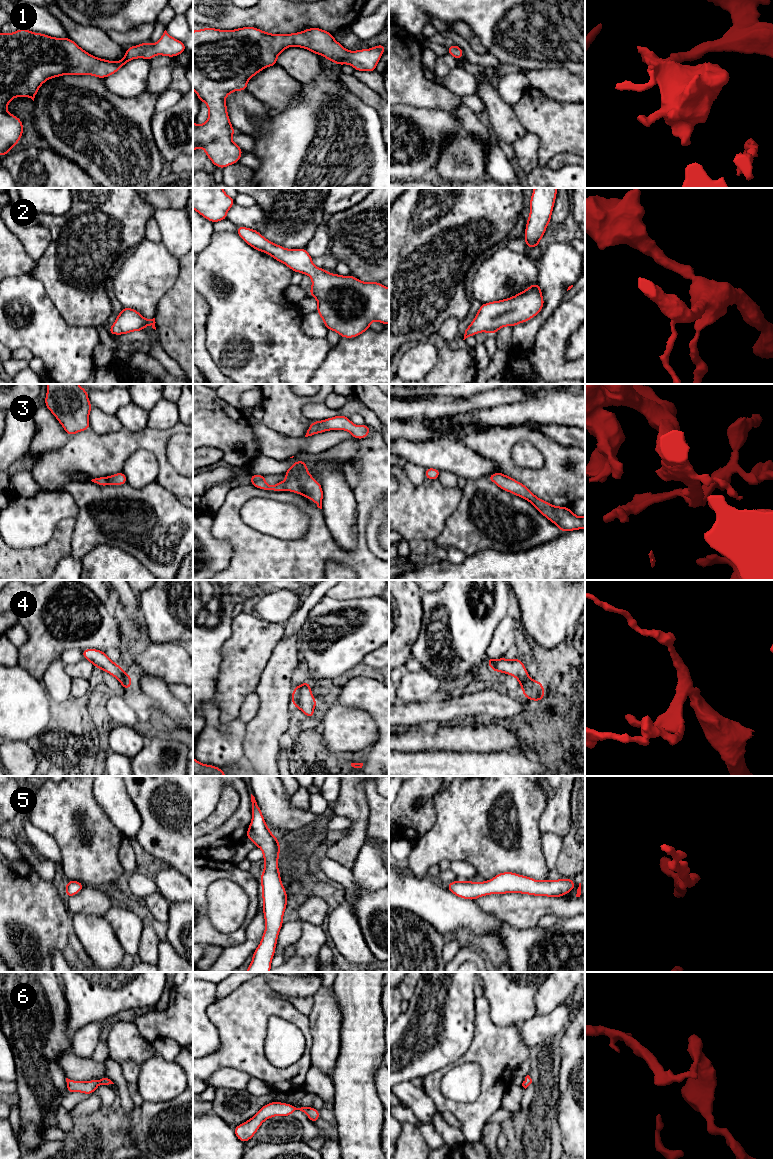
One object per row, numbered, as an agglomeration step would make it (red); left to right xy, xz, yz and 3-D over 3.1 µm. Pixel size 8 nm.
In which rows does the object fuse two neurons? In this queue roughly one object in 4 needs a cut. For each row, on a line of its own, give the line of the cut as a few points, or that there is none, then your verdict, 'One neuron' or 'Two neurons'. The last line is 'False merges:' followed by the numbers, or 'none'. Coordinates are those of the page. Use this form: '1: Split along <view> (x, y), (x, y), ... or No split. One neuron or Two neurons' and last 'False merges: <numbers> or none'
1: No split. One neuron
2: No split. One neuron
3: No split. One neuron
4: No split. One neuron
5: No split. One neuron
6: No split. One neuron
False merges: none

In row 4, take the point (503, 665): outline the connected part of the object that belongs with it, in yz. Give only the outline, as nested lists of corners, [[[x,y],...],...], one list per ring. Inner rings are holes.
[[[488,657],[487,664],[491,667],[492,671],[514,676],[519,681],[526,699],[543,701],[545,692],[544,686],[540,681],[532,680],[529,677],[525,665],[518,657],[514,660],[508,660],[504,657],[495,660]]]

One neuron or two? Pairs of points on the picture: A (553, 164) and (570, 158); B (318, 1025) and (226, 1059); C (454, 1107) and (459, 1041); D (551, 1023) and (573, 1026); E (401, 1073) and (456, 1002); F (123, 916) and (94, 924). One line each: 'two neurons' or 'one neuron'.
A: one neuron
B: two neurons
C: two neurons
D: two neurons
E: one neuron
F: two neurons

